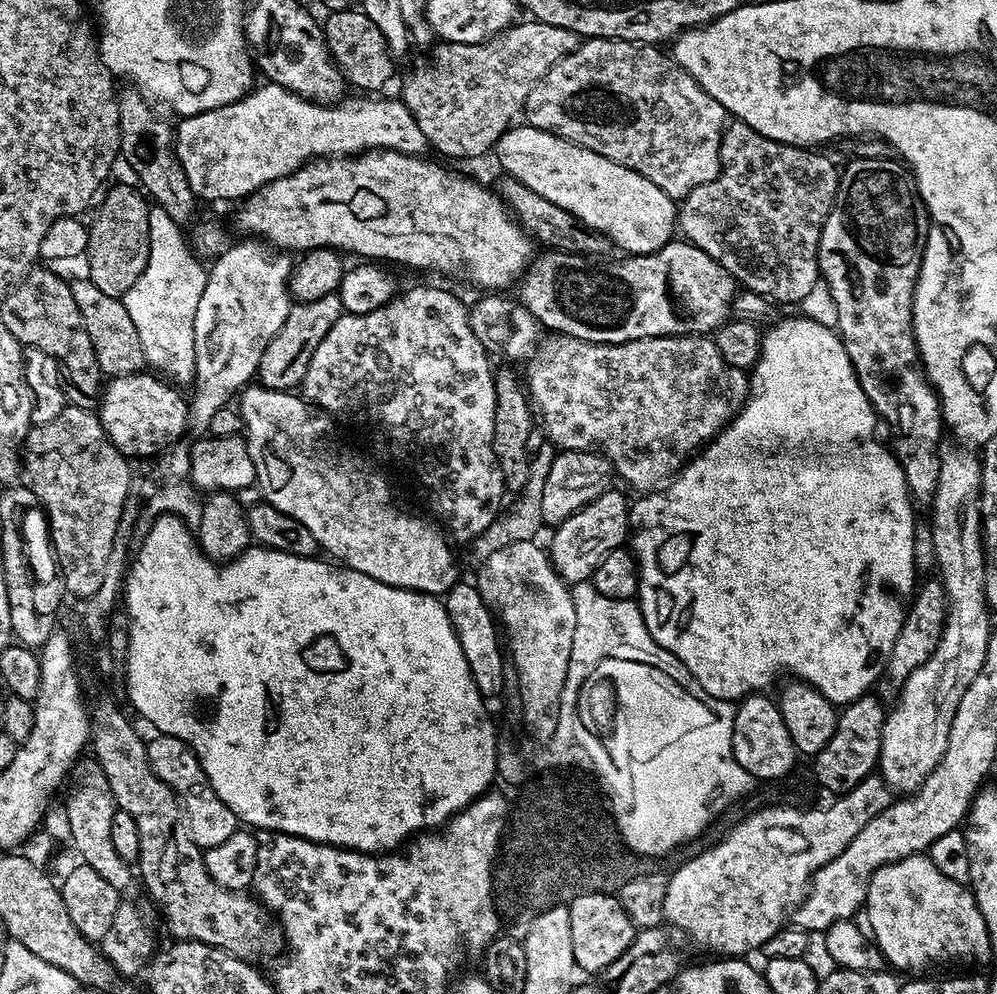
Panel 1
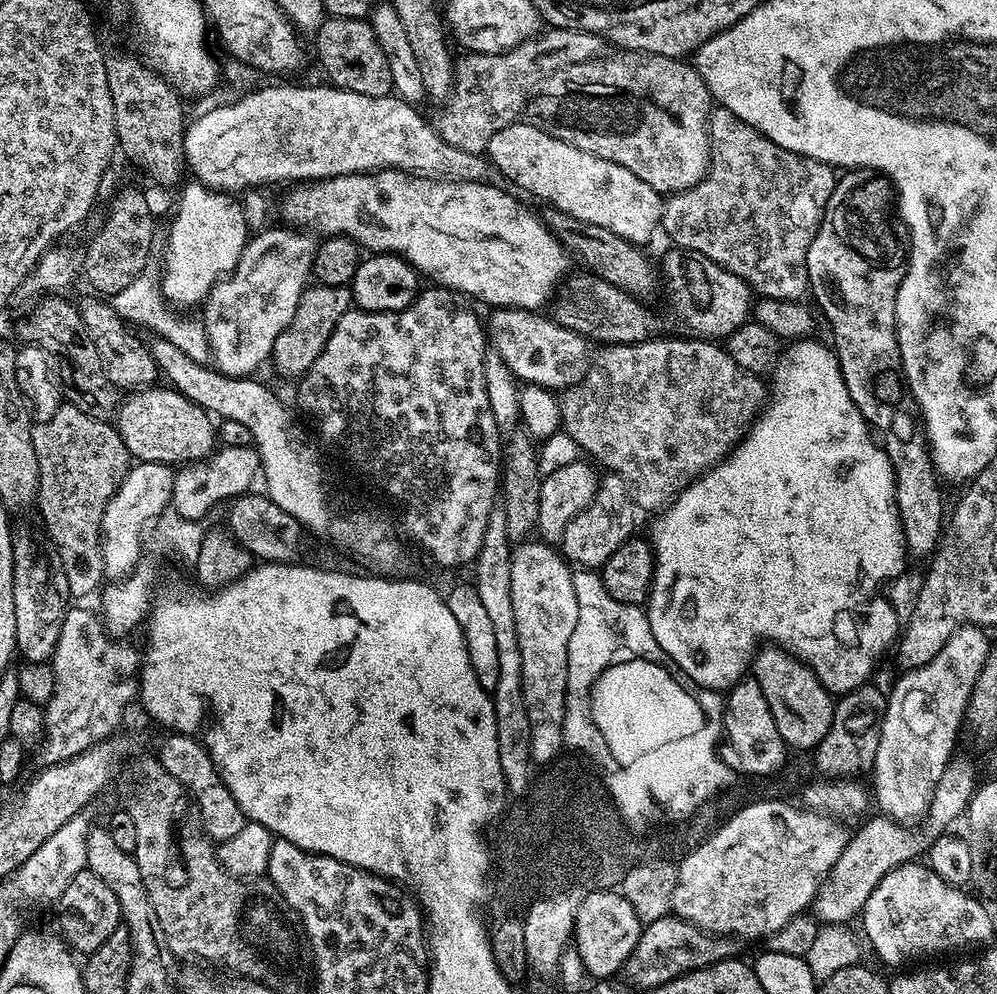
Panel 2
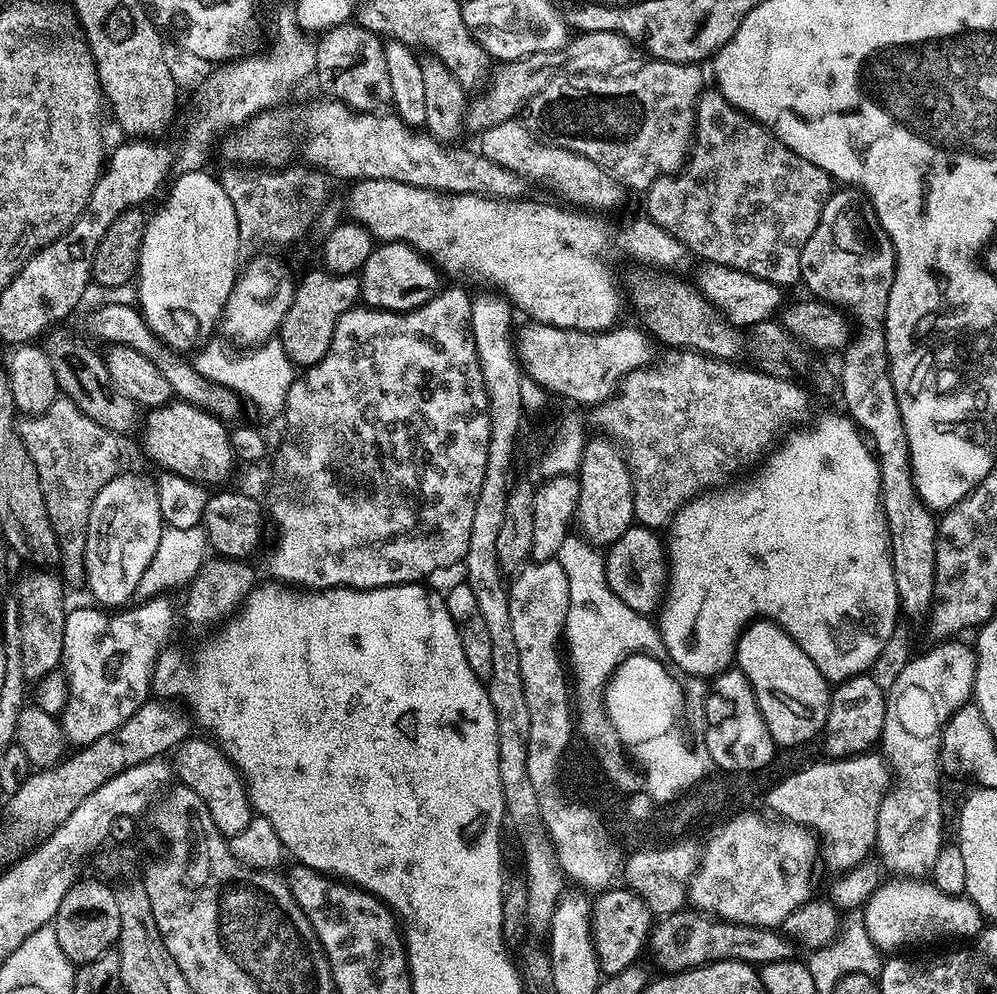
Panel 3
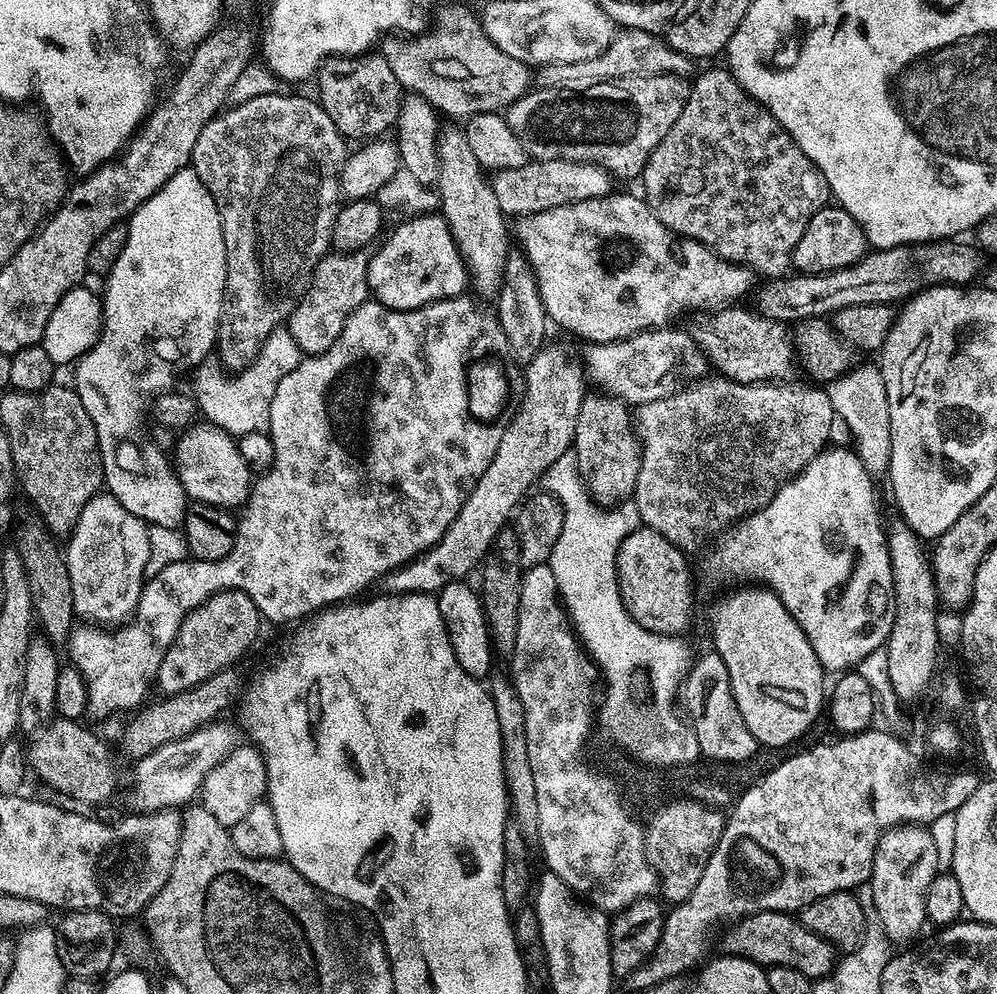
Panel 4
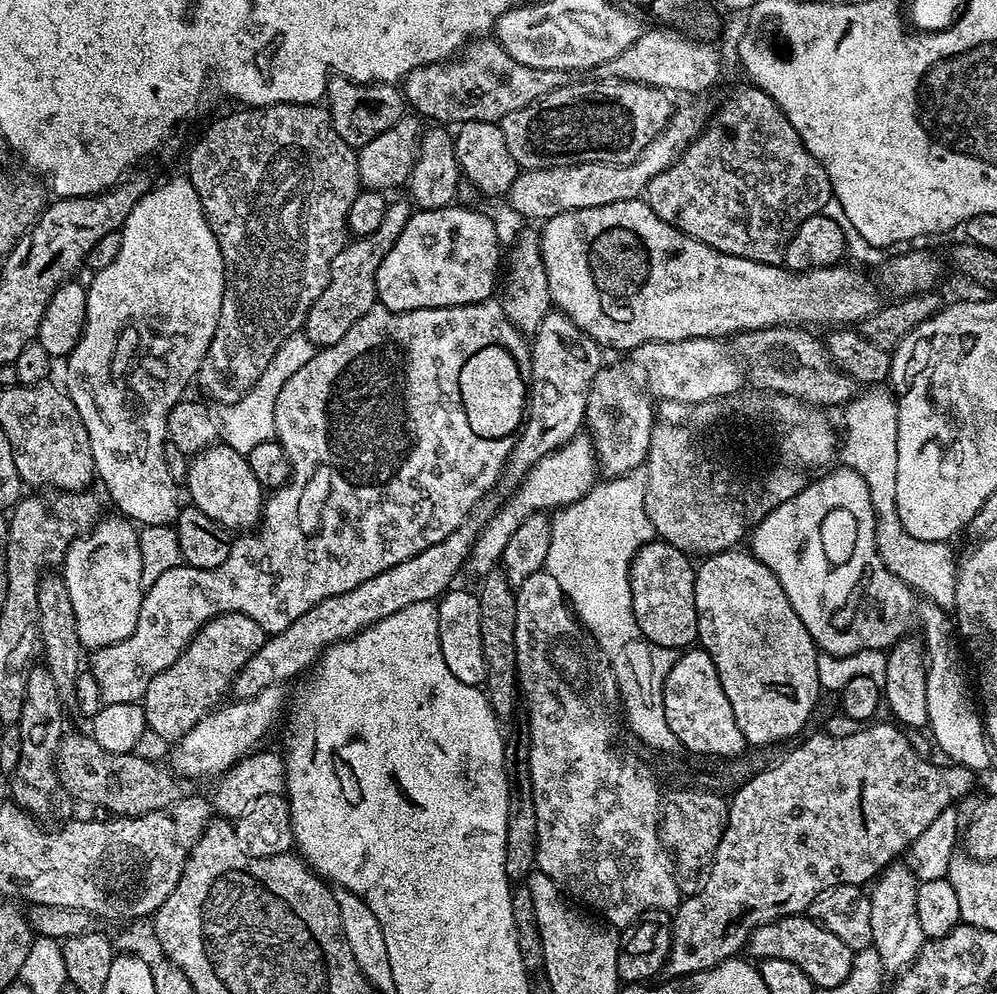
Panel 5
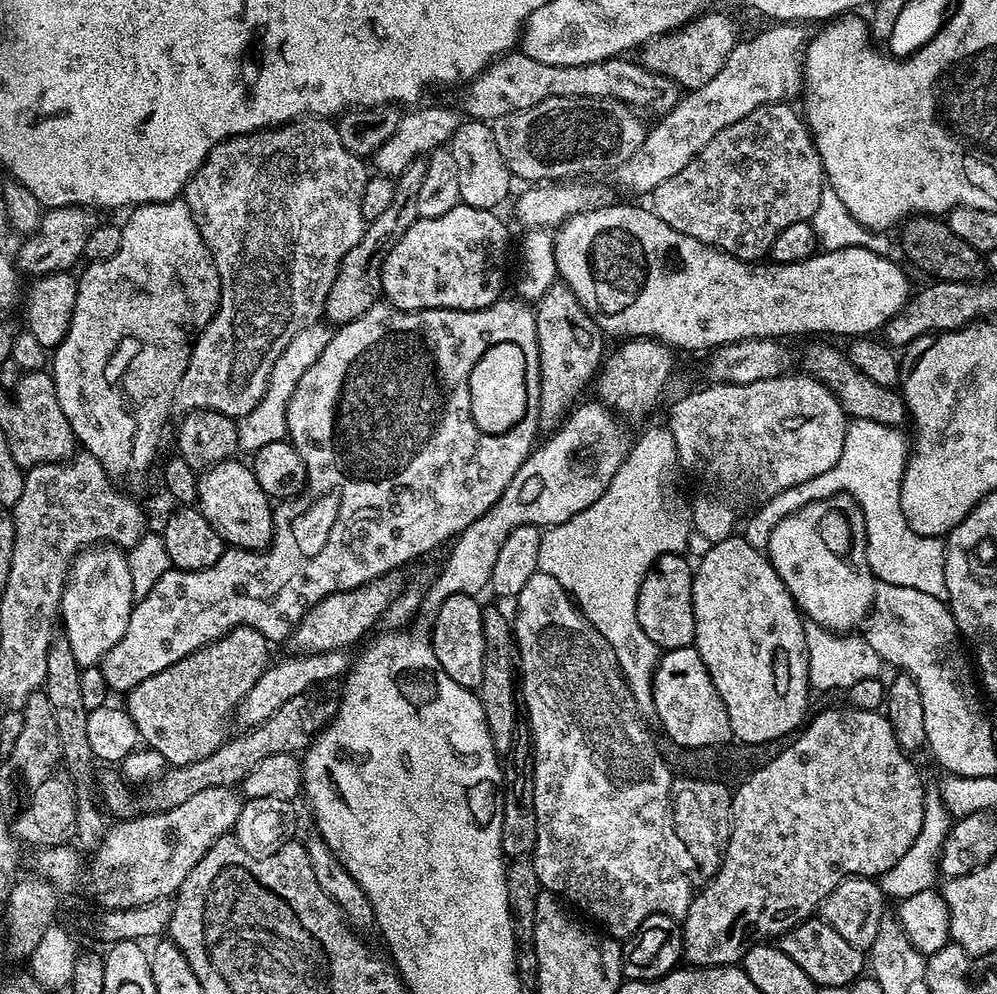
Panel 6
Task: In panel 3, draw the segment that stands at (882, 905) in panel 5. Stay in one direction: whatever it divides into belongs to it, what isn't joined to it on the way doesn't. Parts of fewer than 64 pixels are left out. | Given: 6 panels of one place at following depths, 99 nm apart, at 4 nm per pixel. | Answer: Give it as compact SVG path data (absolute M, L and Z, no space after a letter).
M940 642L937 648L929 650L925 656L913 659L902 670L902 674L898 674L898 678L894 678L894 686L887 689L886 699L886 722L884 729L880 735L880 744L882 745L882 755L891 771L894 773L894 787L885 796L882 806L878 810L878 822L876 823L876 843L874 845L875 855L880 855L879 863L882 865L885 873L891 874L896 878L924 878L931 873L934 862L938 858L942 847L942 839L940 835L944 832L944 812L940 809L940 778L942 779L941 767L938 763L940 759L940 736L944 729L944 725L951 716L964 704L969 703L970 697L973 695L972 687L976 681L976 655L971 647L968 648L964 644L956 644L960 642Z

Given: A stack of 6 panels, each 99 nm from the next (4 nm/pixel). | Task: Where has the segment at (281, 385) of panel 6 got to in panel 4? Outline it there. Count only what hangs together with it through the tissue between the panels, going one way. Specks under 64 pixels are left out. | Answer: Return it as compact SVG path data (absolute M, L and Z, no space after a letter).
M281 326L266 338L255 360L235 374L229 374L219 363L201 364L191 377L193 380L190 392L207 423L218 425L222 431L230 432L236 438L247 432L262 432L268 426L270 402L274 398L274 390L278 390L278 382L282 382L282 378L286 378L290 370L297 368L301 359L298 342L294 342L288 327Z

